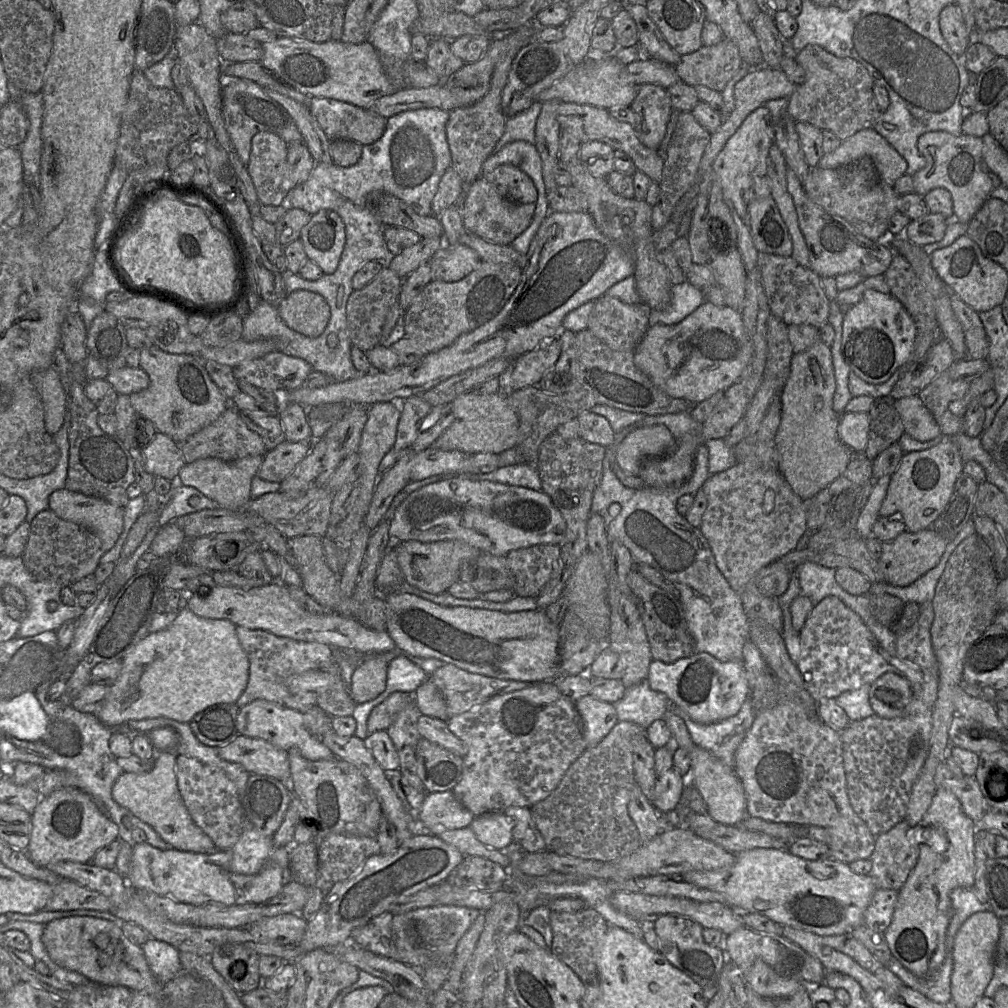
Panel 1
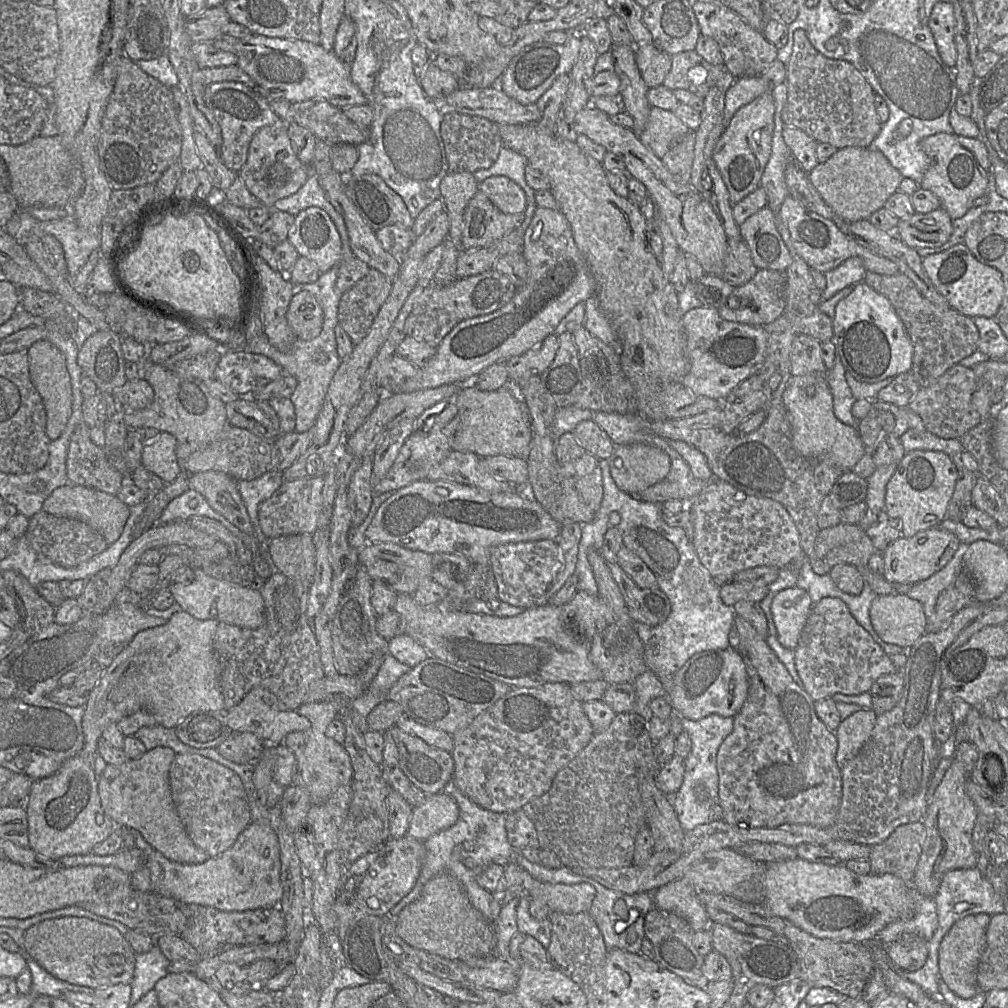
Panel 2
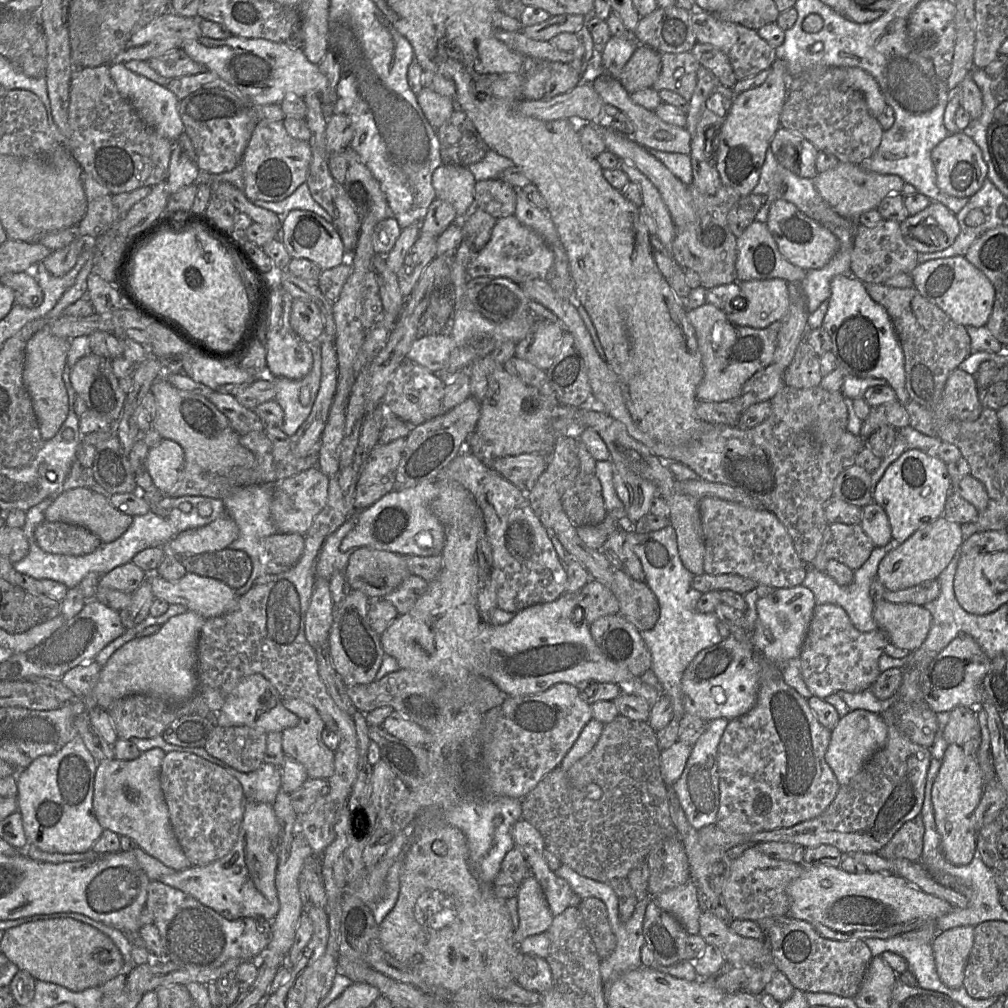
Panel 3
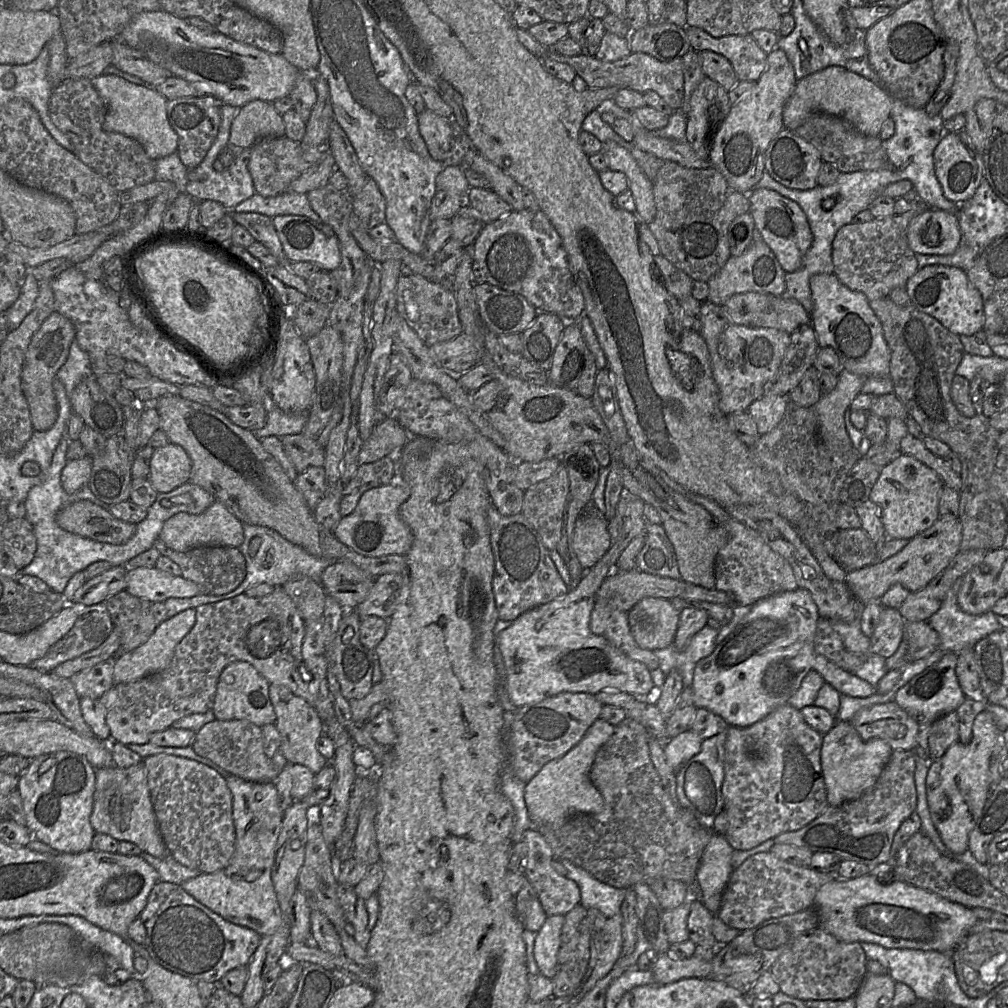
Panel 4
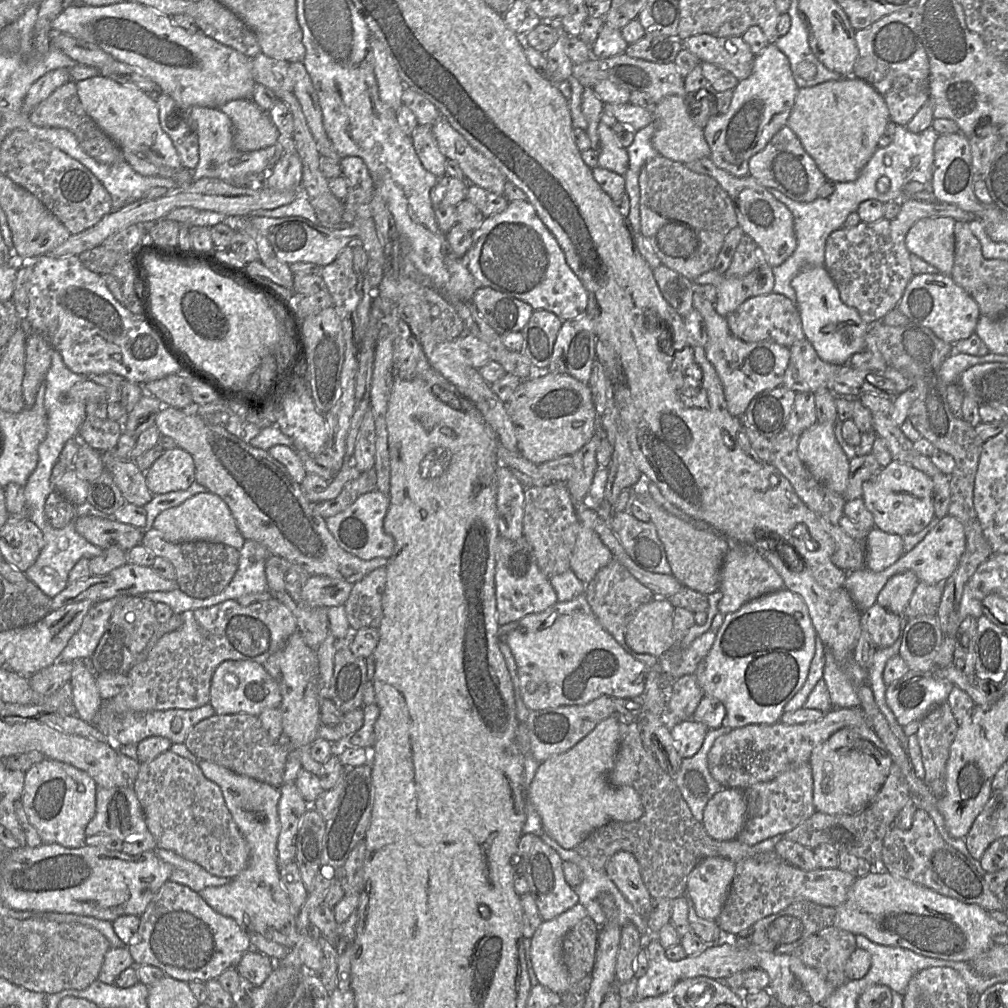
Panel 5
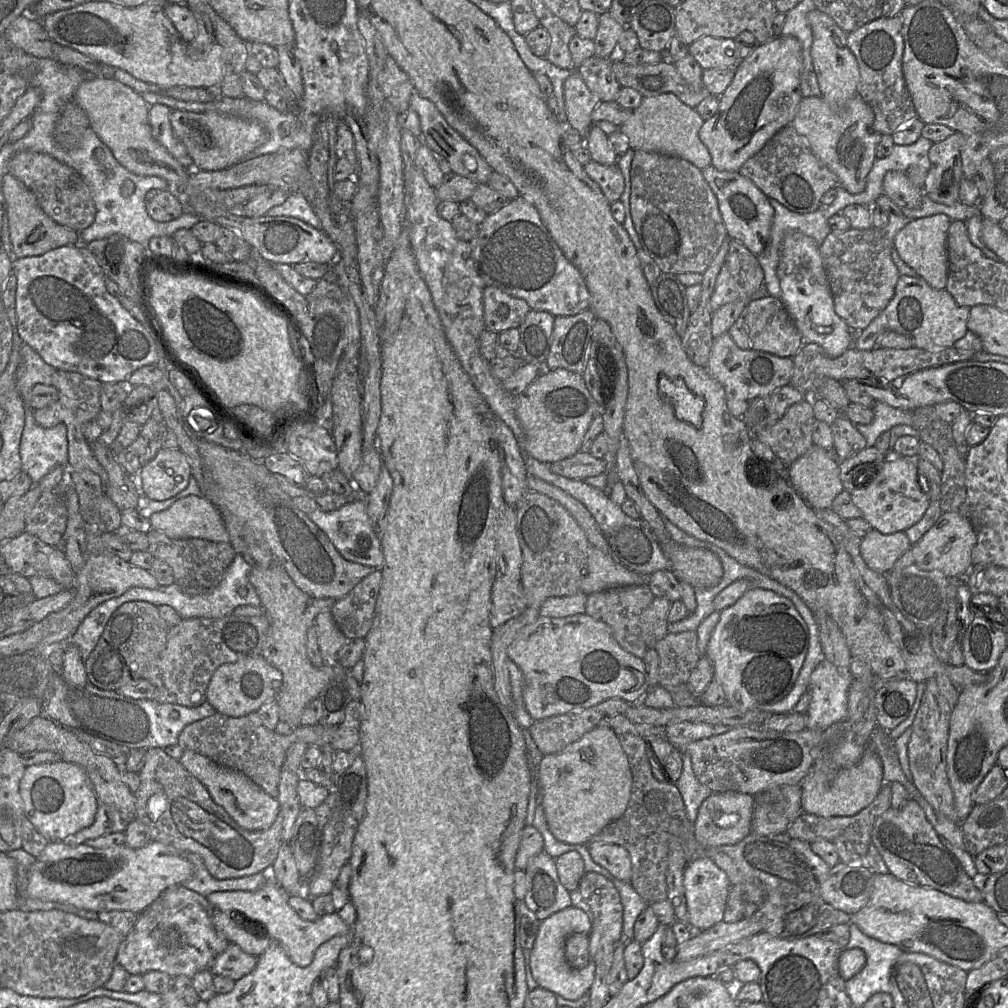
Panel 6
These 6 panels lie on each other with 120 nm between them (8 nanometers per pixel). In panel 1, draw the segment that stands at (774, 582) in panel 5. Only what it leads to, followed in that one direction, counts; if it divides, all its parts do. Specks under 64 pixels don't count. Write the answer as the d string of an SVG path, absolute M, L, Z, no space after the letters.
M757 461L736 463L724 472L711 475L700 490L707 498L707 508L699 530L710 545L718 569L741 598L747 618L782 633L783 613L777 598L762 595L756 588L753 577L762 568L797 548L800 539L808 532L809 502L805 503L792 490L779 470Z

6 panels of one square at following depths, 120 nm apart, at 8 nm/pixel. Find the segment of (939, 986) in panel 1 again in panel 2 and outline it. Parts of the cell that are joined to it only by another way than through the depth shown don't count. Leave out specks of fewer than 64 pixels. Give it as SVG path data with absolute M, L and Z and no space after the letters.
M934 932L932 938L927 941L928 956L925 964L916 971L905 971L905 975L910 981L919 985L927 994L938 997L940 979L938 951L940 943L938 933Z

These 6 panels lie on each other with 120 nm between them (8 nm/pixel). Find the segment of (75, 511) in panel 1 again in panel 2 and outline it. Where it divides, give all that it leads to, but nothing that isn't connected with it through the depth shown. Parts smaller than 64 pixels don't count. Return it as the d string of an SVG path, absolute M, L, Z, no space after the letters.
M71 483L56 488L44 501L42 510L55 516L73 518L89 524L103 535L108 545L119 539L130 517L130 507L117 496Z

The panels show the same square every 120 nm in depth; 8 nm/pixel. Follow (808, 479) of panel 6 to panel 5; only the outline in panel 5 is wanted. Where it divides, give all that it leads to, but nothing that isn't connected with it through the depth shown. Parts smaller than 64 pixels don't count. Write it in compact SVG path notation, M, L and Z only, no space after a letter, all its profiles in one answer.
M816 422L806 429L800 435L798 456L819 483L845 493L850 459L836 439L834 424Z

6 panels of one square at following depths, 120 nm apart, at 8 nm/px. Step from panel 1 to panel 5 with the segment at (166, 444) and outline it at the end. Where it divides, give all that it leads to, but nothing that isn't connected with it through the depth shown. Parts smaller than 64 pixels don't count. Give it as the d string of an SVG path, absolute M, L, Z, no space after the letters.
M180 447L165 450L145 472L146 484L155 496L187 489L195 481L192 456Z

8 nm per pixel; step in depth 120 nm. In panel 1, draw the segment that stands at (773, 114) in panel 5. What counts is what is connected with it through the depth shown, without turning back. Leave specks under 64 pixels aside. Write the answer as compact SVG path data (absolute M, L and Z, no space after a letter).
M762 105L747 116L729 138L712 165L713 172L722 187L723 201L730 211L736 211L748 227L748 205L743 196L753 185L755 178L767 175L767 158L770 147L774 143L775 134L771 112L765 105Z

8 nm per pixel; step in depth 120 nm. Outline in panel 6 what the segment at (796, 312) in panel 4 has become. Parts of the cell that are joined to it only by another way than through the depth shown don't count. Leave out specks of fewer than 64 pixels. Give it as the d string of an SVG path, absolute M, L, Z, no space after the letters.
M771 295L749 301L728 332L743 350L759 350L779 357L792 358L804 343L781 298Z

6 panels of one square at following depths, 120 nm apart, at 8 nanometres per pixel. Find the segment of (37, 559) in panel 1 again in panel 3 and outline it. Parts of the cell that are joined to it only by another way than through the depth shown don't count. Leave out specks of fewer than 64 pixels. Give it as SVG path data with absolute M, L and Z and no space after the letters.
M47 520L36 527L34 536L43 551L67 556L90 554L102 543L98 536L83 526Z

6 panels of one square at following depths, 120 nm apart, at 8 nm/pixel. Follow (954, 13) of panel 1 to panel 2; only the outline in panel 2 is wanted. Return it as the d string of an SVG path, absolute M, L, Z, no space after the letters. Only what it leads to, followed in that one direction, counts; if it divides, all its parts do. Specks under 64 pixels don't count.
M950 1L936 2L928 21L938 53L943 62L953 68L956 63L954 7Z

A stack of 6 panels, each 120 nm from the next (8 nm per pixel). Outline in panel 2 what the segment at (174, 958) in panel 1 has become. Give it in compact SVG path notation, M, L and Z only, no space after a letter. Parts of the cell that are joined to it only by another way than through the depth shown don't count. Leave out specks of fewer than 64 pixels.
M157 945L135 958L135 970L130 982L130 1006L135 1005L146 993L154 989L158 980L168 974L170 961L164 956Z

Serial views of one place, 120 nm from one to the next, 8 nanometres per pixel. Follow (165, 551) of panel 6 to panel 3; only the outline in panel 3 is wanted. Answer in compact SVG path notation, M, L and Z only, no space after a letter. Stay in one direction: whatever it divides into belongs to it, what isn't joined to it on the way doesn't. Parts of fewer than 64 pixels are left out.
M226 548L177 556L187 572L217 579L234 590L243 587L252 573L251 559L240 550Z

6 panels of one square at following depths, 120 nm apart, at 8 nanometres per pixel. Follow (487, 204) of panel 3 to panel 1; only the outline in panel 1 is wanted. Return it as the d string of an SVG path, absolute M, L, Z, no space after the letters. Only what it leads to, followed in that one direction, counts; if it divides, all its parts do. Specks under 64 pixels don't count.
M503 164L481 177L492 183L509 202L528 204L537 200L538 192L532 179L516 166Z

